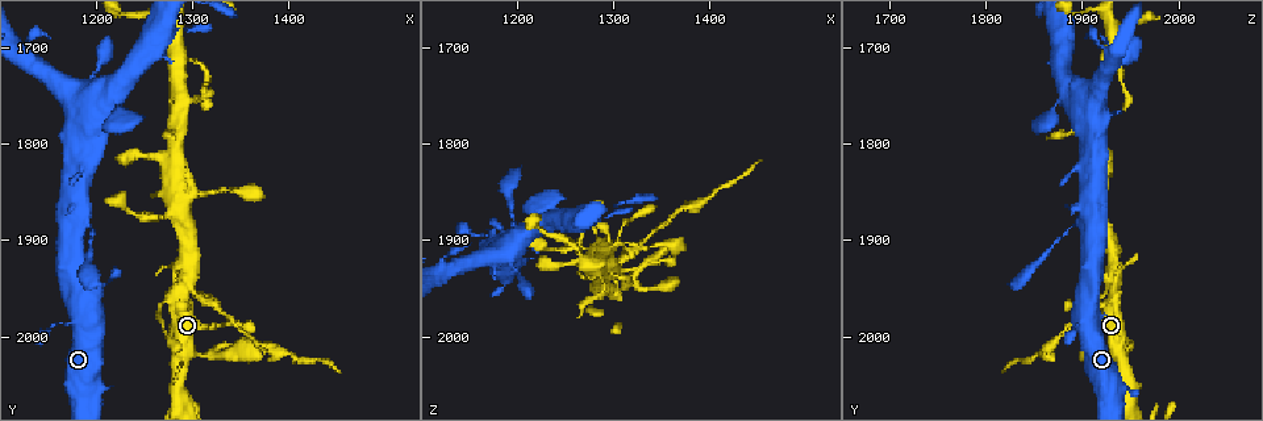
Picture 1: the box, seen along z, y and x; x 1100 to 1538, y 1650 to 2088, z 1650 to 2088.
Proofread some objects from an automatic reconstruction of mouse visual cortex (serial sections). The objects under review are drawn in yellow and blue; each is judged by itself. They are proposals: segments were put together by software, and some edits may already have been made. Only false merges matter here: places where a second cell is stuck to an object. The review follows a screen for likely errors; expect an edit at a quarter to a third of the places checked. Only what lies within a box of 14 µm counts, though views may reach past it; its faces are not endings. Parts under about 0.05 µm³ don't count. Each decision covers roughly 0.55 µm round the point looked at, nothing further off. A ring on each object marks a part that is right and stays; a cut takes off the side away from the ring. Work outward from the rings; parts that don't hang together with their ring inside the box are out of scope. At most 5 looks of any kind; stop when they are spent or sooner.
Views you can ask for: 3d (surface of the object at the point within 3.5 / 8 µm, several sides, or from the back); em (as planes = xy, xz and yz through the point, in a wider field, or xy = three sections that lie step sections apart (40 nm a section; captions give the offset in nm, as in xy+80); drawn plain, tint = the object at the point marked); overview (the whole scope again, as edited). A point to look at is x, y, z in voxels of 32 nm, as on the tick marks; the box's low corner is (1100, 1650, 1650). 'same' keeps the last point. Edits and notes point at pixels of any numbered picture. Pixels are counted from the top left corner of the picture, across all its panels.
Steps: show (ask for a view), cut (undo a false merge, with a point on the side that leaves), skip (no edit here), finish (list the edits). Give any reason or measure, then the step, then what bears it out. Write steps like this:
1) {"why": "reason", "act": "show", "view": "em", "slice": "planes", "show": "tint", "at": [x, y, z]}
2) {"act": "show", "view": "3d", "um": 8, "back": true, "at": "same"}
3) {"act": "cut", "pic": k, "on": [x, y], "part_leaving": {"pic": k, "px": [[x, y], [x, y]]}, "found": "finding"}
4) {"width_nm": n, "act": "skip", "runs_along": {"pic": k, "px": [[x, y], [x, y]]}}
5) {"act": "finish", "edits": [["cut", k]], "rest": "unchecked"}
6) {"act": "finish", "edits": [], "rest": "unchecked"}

{"act": "show", "view": "3d", "um": 3.5, "at": [1275, 1965, 1935]}

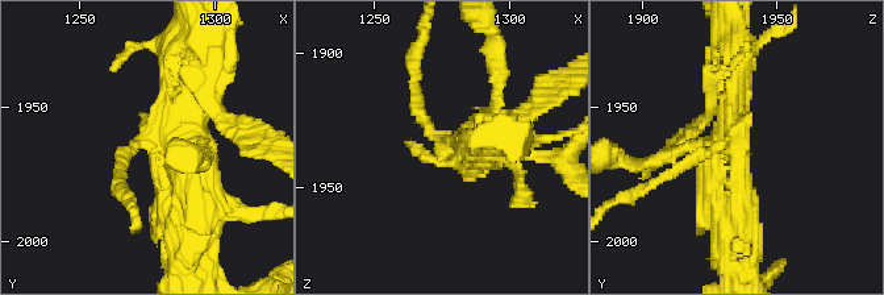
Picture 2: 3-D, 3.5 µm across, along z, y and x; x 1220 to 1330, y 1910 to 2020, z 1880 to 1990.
{"arm_widths_nm": [100, 500], "act": "show", "view": "em", "slice": "xy", "step": 2, "show": "tint", "at": [1273, 1964, 1930]}

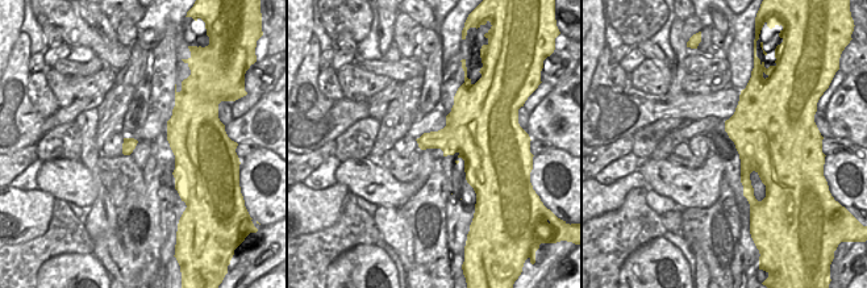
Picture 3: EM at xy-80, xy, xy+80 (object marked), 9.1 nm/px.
{"act": "skip", "runs_along": {"pic": 2, "px": [[490, 136], [437, 136], [417, 112], [412, 67]]}, "found": "all the same cell"}

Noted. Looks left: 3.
{"why": "abrupt turn", "act": "show", "view": "3d", "um": 3.5, "at": [1315, 2020, 1940]}

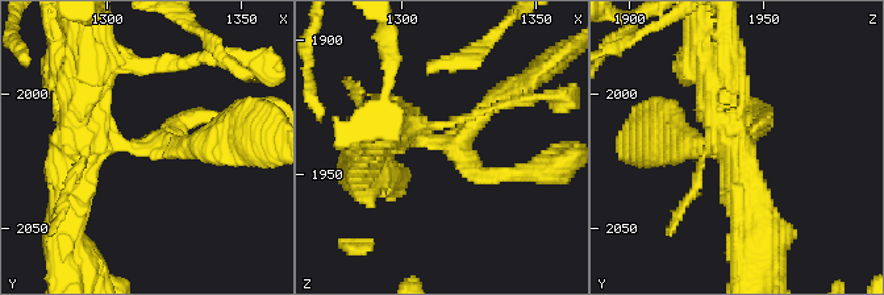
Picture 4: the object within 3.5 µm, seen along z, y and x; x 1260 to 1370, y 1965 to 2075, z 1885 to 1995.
{"arms": 3, "arm_widths_nm": [200, 300, 400], "act": "show", "view": "em", "slice": "xy", "step": 1, "show": "tint", "at": [1318, 2020, 1939]}

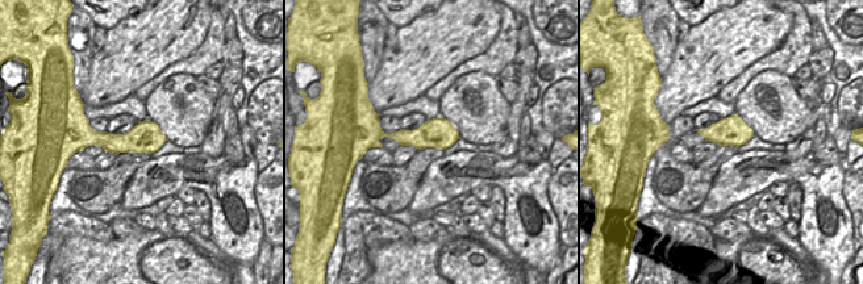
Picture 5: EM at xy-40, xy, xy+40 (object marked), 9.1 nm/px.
{"act": "skip", "runs_along": {"pic": 4, "px": [[382, 138], [458, 142], [515, 88]]}, "found": "all the same cell"}

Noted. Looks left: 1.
{"act": "finish", "edits": [], "rest": "unchecked"}

